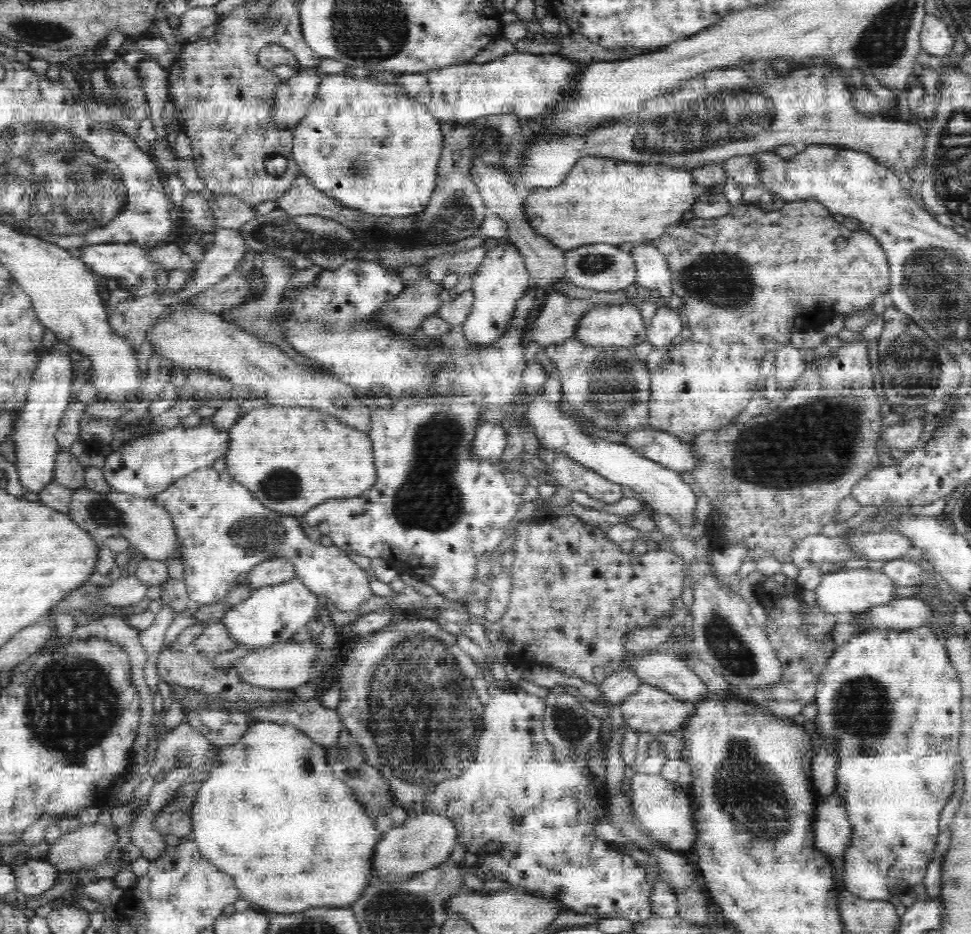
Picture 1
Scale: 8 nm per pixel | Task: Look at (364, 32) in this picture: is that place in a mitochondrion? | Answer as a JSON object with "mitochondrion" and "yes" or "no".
{"mitochondrion":"yes"}

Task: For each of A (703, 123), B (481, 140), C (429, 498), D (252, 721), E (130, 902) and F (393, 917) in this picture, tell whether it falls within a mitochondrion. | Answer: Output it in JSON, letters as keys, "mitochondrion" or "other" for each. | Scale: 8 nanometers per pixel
{"A":"mitochondrion","B":"mitochondrion","C":"mitochondrion","D":"other","E":"other","F":"mitochondrion"}

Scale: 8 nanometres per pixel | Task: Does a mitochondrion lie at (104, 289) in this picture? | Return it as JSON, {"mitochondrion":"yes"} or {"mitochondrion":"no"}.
{"mitochondrion":"no"}

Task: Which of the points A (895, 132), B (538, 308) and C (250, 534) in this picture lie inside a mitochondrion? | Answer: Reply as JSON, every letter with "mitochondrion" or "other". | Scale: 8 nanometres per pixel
{"A":"other","B":"other","C":"mitochondrion"}

